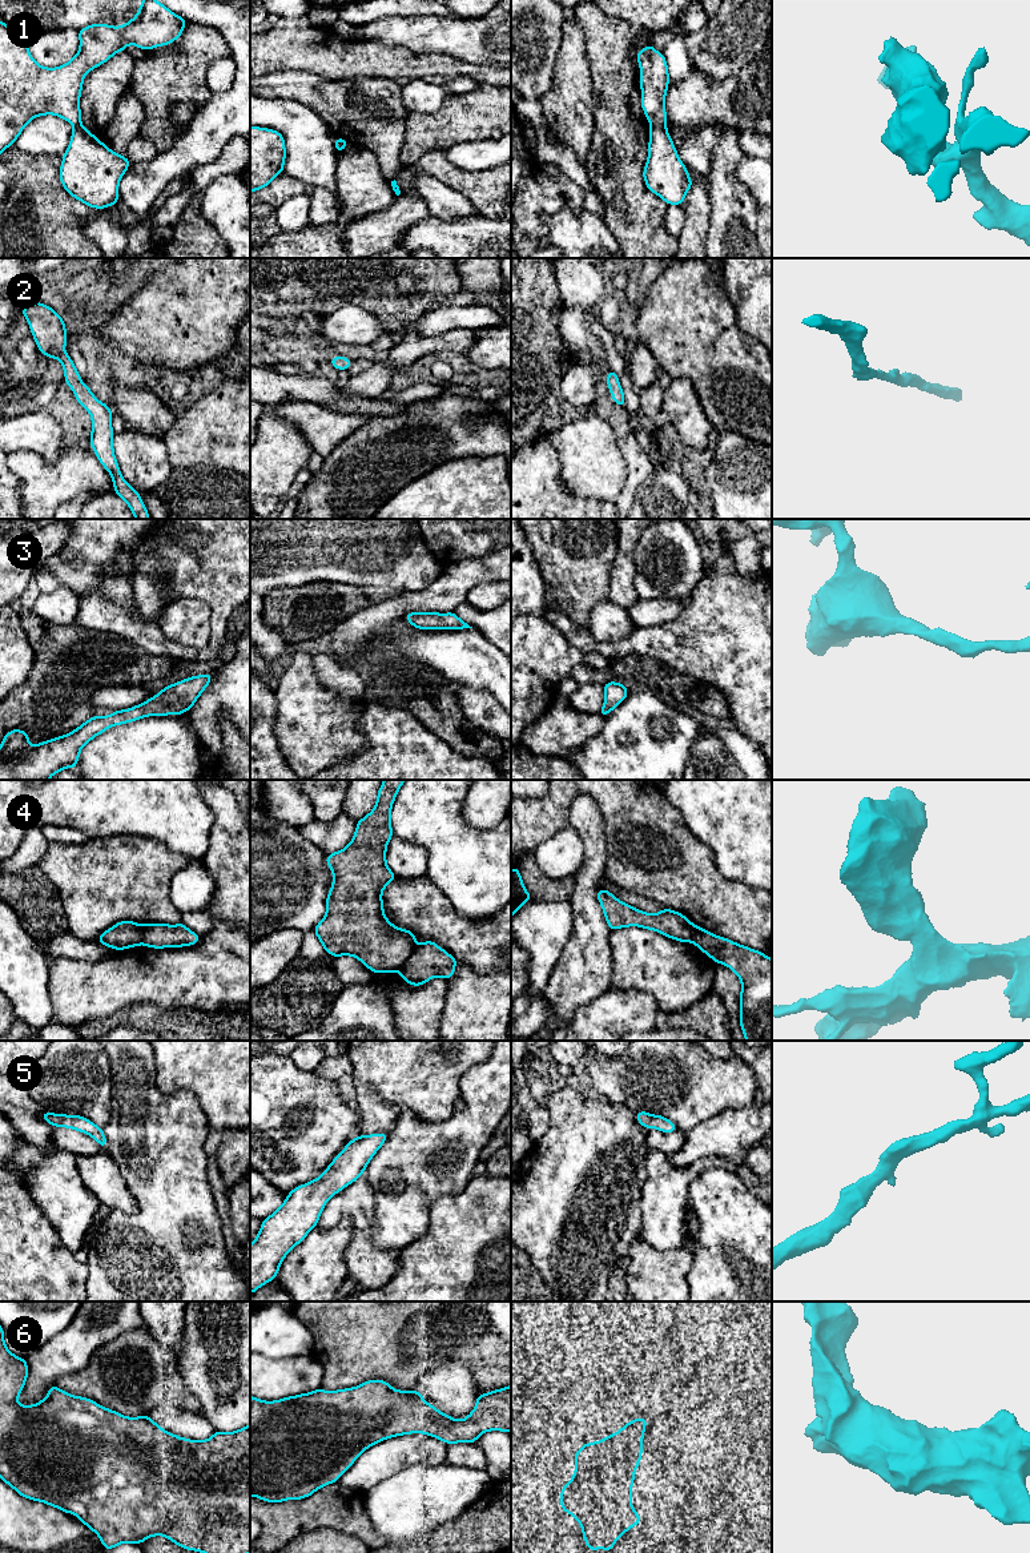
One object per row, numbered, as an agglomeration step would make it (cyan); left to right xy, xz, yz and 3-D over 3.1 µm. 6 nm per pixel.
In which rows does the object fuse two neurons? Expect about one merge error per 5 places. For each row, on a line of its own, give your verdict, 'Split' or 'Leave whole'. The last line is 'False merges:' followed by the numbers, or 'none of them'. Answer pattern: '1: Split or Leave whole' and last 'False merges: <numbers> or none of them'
1: Split
2: Leave whole
3: Leave whole
4: Leave whole
5: Leave whole
6: Leave whole
False merges: 1

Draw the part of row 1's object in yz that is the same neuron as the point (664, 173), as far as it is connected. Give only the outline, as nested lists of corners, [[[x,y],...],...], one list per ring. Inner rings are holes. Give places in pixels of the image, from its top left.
[[[665,126],[651,128],[643,177],[647,188],[668,205],[681,205],[692,186],[687,166],[679,158]]]

